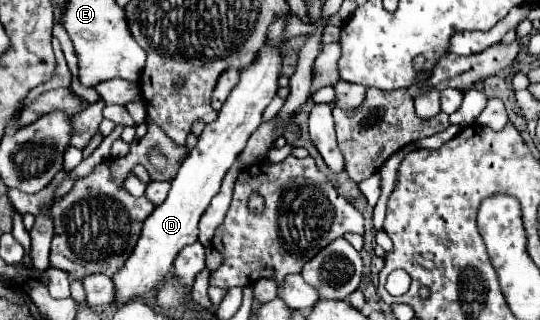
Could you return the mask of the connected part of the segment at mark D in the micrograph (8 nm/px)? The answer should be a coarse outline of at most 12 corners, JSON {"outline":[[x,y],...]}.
{"outline":[[285,17],[205,125],[113,277],[145,295],[197,223],[277,95]]}

